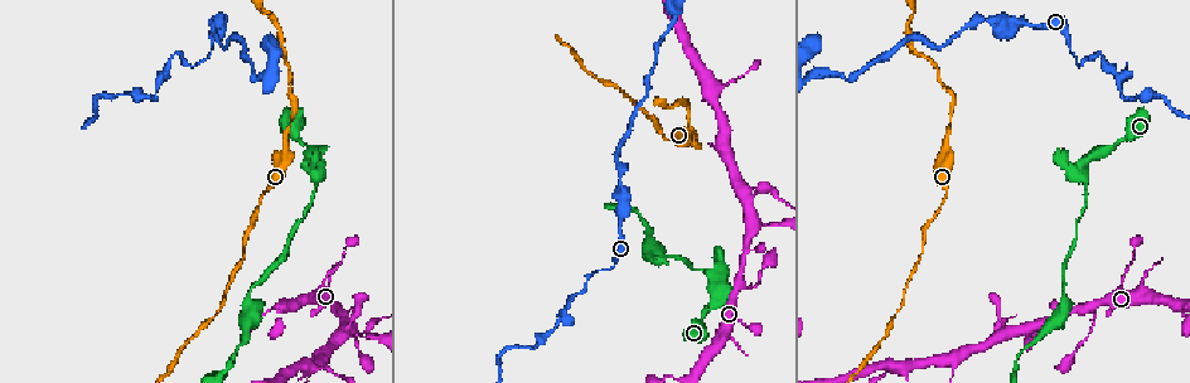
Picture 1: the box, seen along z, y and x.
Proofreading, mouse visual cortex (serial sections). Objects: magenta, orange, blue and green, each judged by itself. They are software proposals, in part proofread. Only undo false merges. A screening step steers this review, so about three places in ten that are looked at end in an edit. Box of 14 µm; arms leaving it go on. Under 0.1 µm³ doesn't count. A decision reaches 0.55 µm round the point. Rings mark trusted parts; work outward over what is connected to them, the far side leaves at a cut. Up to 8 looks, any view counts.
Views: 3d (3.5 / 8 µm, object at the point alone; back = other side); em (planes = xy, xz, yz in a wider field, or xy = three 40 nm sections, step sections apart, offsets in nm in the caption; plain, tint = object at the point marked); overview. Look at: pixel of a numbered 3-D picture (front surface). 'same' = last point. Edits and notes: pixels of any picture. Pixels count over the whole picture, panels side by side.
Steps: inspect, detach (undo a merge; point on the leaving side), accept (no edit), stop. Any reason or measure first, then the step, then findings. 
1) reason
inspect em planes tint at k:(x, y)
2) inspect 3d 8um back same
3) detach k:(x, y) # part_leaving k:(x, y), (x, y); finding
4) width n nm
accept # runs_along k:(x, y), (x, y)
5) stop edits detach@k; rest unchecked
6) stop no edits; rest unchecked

a narrow waist
inspect 3d 3.5um at 1:(1000, 334)

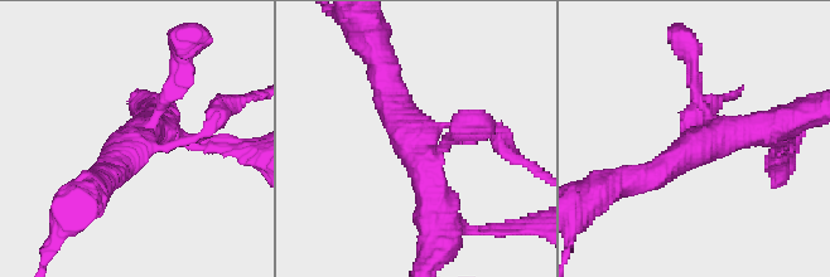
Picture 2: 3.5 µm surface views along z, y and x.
inspect em xy step 3 tint at 2:(695, 145)

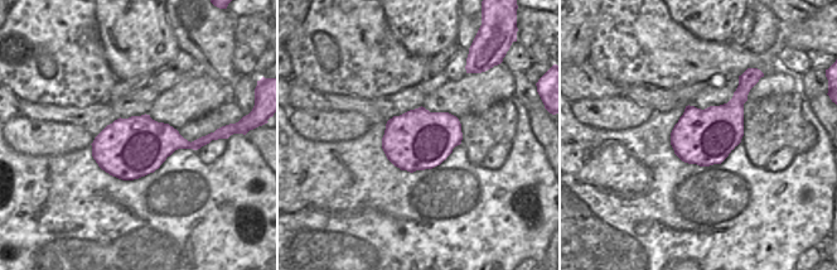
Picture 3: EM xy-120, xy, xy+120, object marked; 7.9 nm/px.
cut it another way
inspect em planes tint same

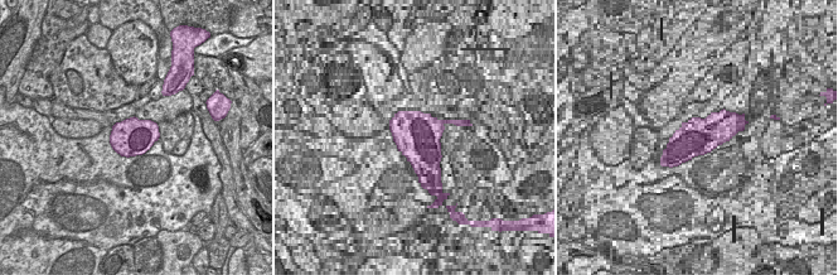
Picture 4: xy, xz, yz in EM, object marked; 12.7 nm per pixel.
accept # runs_along 2:(768, 126), (695, 145), (633, 180); all the same cell

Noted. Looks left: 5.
sharp bend
inspect 3d 3.5um at 1:(315, 176)

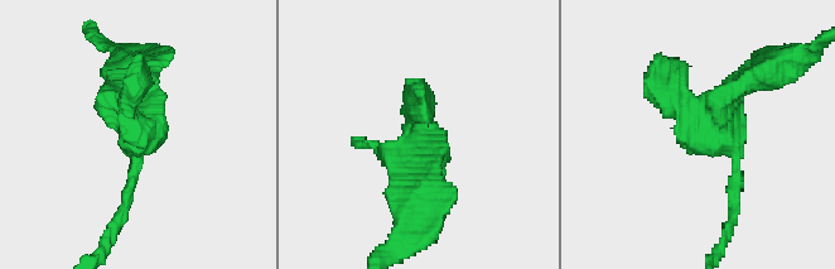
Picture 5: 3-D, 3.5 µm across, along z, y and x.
inspect em xy step 2 tint at 5:(142, 129)

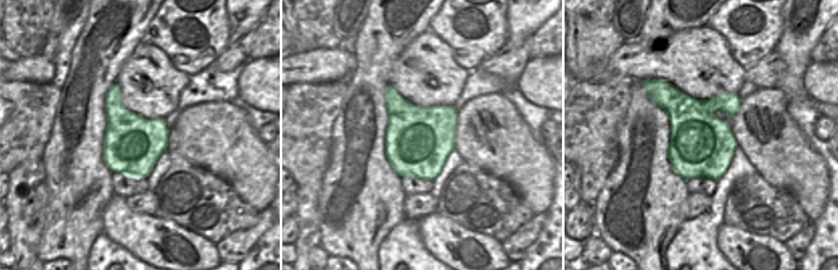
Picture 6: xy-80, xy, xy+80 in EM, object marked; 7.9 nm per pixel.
accept # runs_along 5:(768, 71), (725, 101), (735, 206); all the same cell

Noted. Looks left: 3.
inspect 3d 3.5um at 1:(1012, 375)

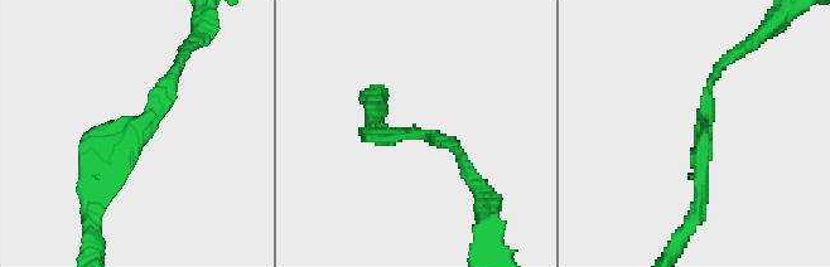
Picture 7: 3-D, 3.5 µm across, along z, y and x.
inspect em xy step 3 tint at 7:(421, 134)

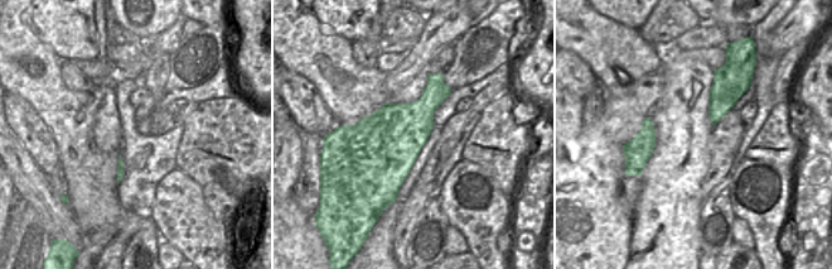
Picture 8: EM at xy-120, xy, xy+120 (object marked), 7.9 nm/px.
another direction
inspect em planes tint same

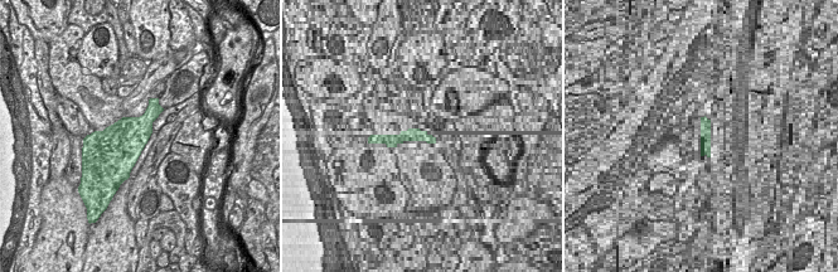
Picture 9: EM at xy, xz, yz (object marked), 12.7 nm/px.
width 550 nm
accept # runs_along 7:(179, 59), (153, 113), (78, 175); all the same cell

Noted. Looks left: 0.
stop no edits; rest unchecked

